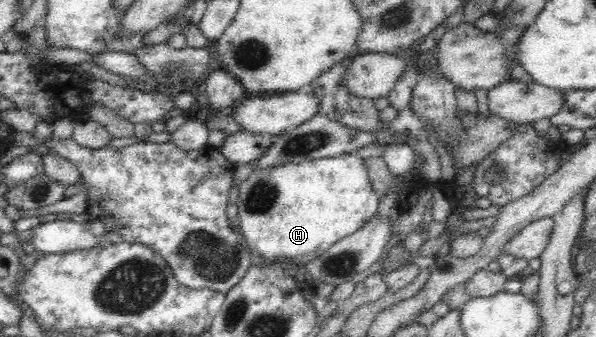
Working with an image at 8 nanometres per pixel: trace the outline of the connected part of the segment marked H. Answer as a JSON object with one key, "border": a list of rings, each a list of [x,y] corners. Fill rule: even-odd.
{"border":[[[345,153],[255,169],[242,182],[236,206],[247,249],[269,263],[286,261],[296,267],[363,228],[377,214],[378,203],[364,160]]]}

